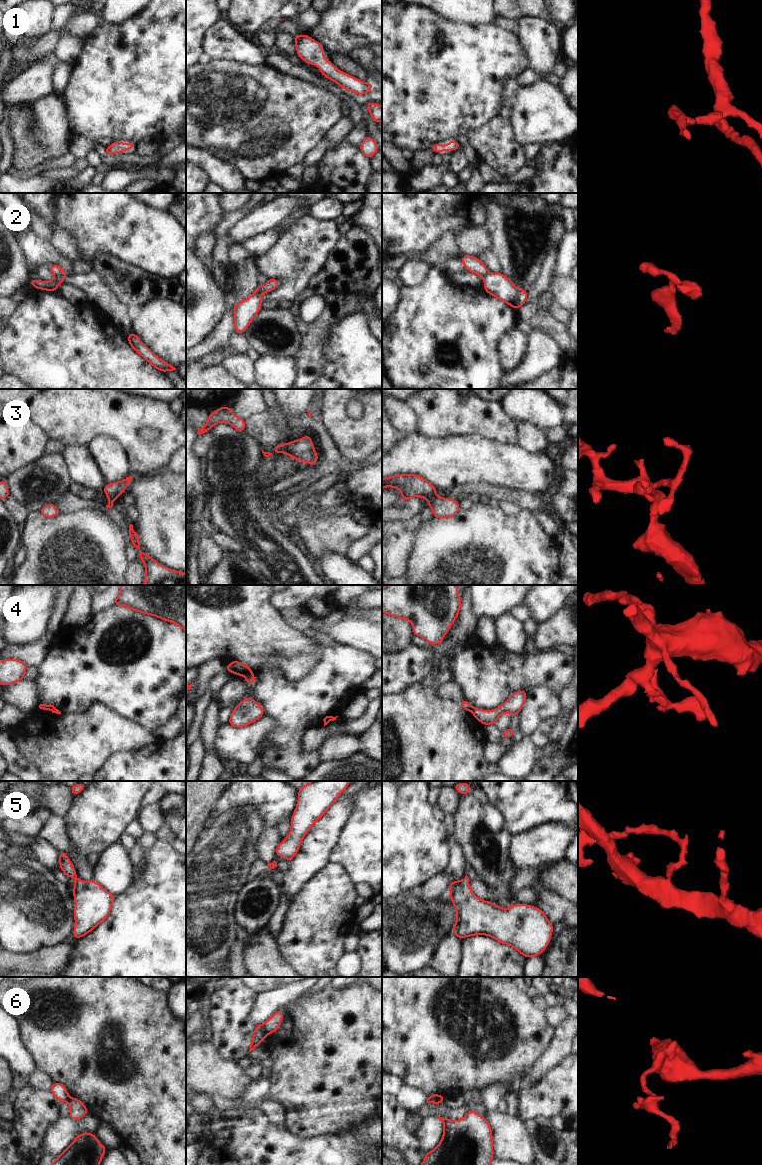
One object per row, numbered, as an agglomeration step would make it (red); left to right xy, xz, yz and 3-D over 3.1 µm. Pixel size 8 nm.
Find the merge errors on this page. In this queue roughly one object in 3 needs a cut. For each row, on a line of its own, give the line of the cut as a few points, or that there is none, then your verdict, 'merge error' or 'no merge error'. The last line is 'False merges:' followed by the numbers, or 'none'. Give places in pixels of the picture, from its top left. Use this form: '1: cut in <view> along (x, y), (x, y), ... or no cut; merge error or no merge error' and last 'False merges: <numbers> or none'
1: no cut; no merge error
2: cut in xy along (55, 275), (63, 277); merge error
3: no cut; no merge error
4: cut in xz along (252, 673), (245, 676); merge error
5: no cut; no merge error
6: cut in xz along (261, 1024), (266, 1035); merge error
False merges: 2, 4, 6

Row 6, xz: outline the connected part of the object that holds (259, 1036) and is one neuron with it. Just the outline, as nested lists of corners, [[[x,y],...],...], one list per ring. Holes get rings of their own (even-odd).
[[[259,1024],[255,1027],[253,1031],[252,1042],[250,1045],[249,1052],[254,1050],[265,1039],[266,1039],[266,1035],[264,1033],[264,1027],[262,1024]]]

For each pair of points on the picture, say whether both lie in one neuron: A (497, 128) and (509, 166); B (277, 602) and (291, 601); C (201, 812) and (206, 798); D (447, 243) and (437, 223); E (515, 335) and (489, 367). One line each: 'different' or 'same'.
A: same
B: same
C: same
D: different
E: different

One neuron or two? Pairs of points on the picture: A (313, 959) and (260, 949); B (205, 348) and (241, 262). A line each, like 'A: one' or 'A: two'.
A: two
B: one

